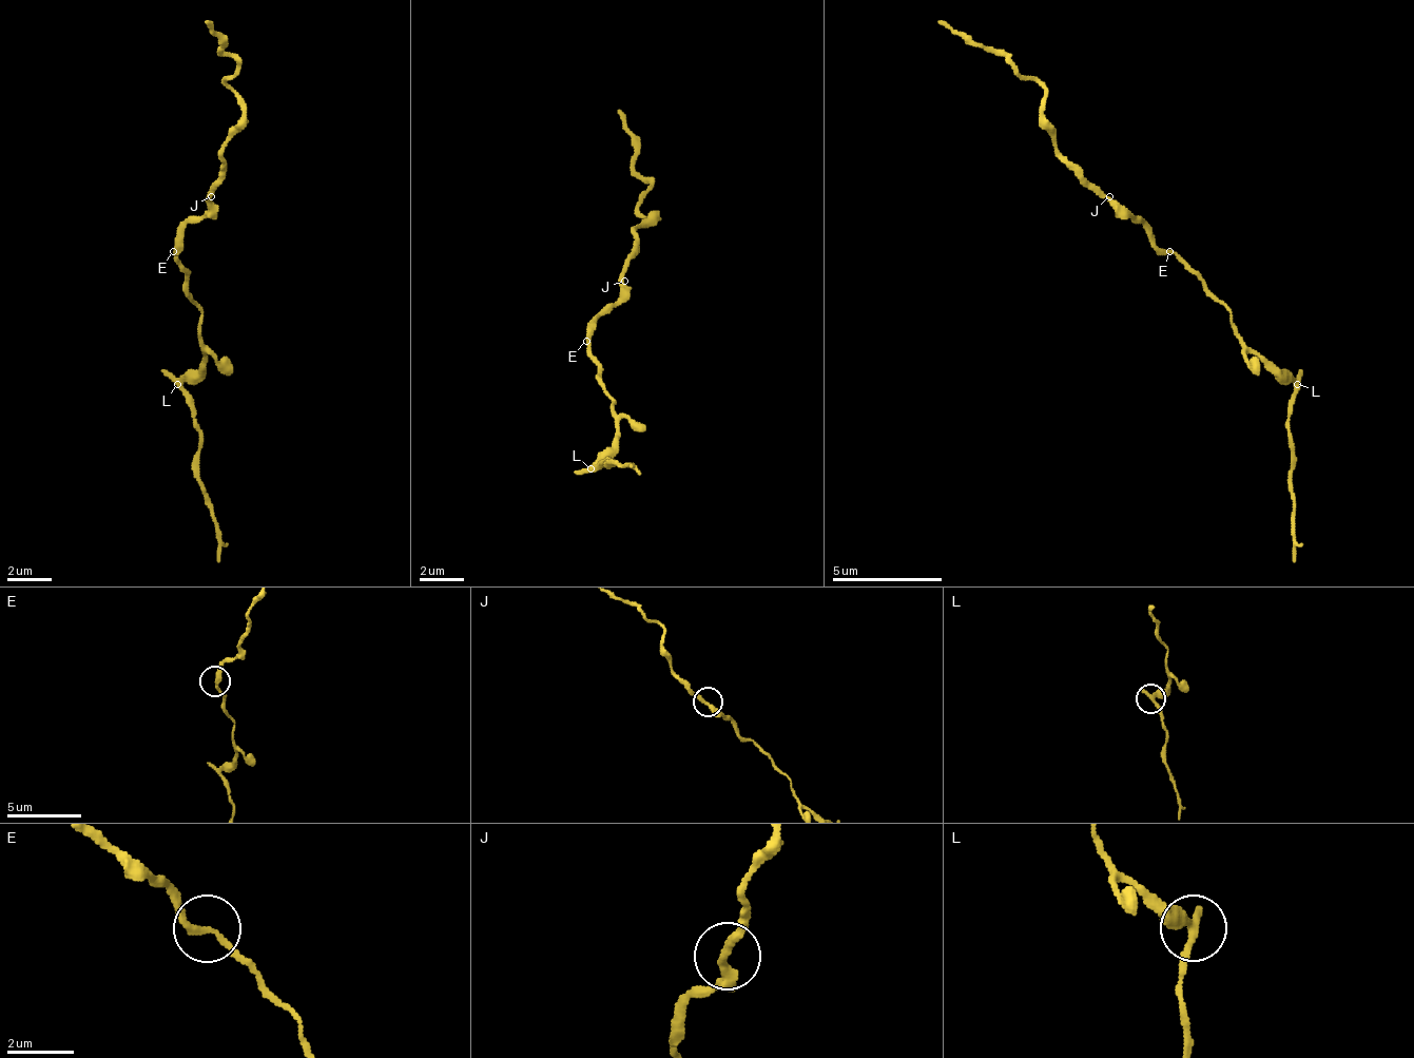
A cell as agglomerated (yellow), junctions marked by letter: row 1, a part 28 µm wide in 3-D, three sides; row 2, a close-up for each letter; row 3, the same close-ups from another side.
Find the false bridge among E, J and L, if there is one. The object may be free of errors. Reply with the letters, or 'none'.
L

